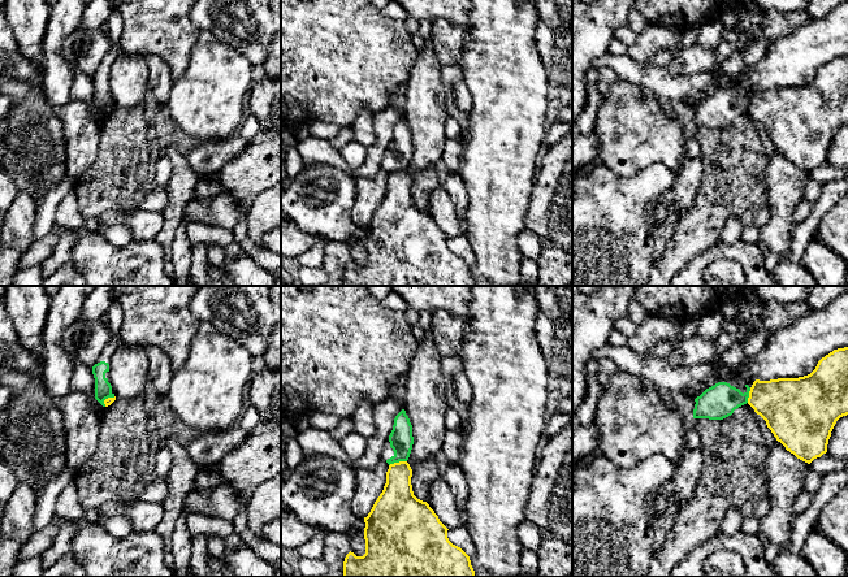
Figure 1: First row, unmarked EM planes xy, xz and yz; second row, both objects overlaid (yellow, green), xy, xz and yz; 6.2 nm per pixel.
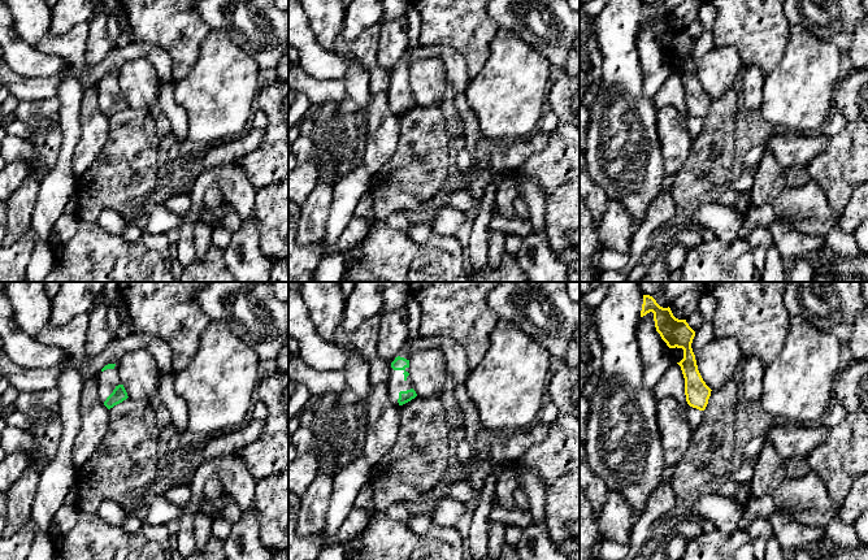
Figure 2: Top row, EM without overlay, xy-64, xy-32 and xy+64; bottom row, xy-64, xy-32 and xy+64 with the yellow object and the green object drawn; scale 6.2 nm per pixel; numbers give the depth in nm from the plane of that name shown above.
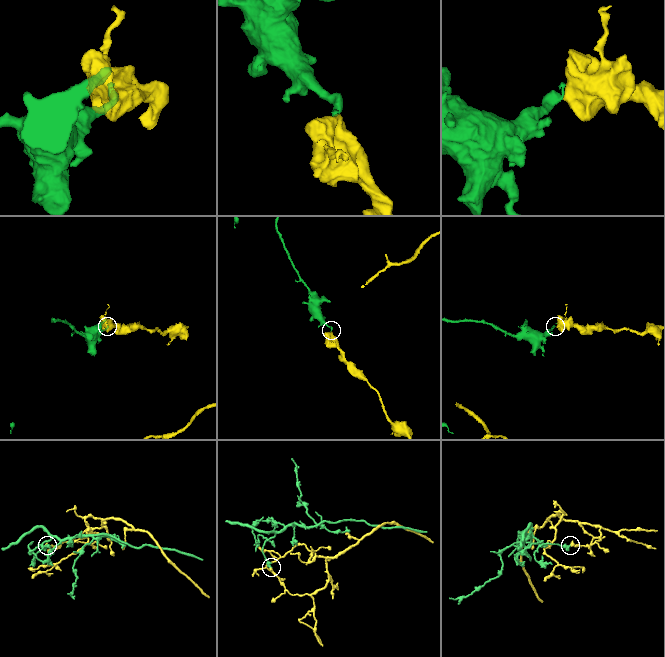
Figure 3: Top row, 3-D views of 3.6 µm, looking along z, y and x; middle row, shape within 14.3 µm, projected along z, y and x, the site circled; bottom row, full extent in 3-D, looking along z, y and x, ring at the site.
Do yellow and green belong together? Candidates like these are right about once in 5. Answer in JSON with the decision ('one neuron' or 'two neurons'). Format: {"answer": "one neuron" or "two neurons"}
{"answer": "two neurons"}

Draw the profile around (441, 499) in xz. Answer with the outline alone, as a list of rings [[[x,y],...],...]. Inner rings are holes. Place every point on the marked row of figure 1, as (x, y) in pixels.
[[[442,477],[432,481],[427,503],[447,529],[462,525],[462,511],[457,506],[450,486]]]

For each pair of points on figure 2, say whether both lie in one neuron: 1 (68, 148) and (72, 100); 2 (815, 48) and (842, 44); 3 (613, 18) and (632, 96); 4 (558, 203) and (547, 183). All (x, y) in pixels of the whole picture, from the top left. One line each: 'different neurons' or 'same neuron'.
1: same neuron
2: different neurons
3: same neuron
4: different neurons

